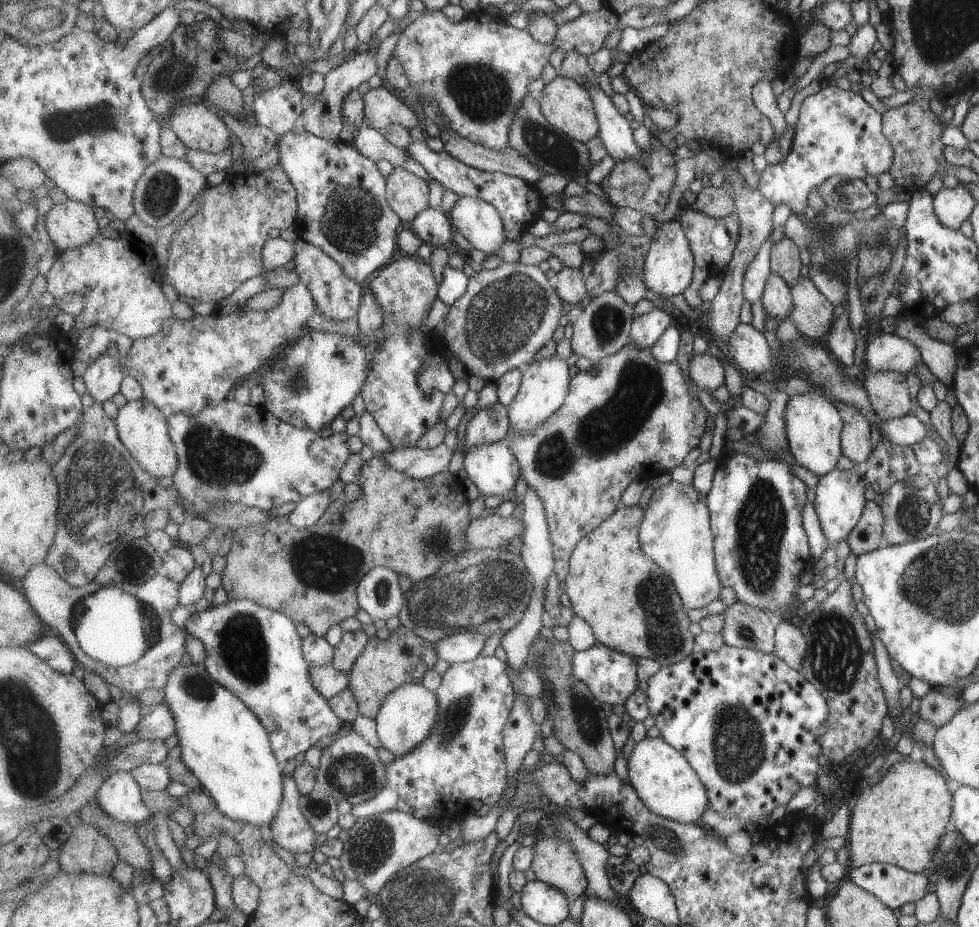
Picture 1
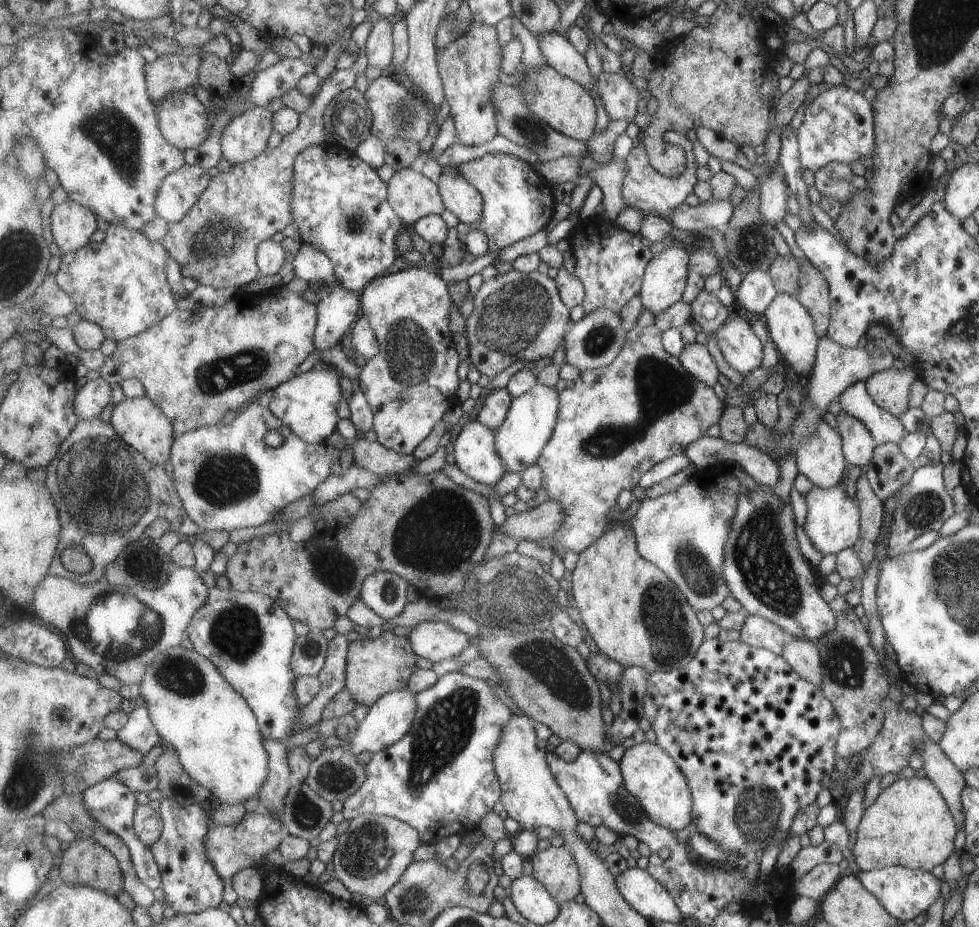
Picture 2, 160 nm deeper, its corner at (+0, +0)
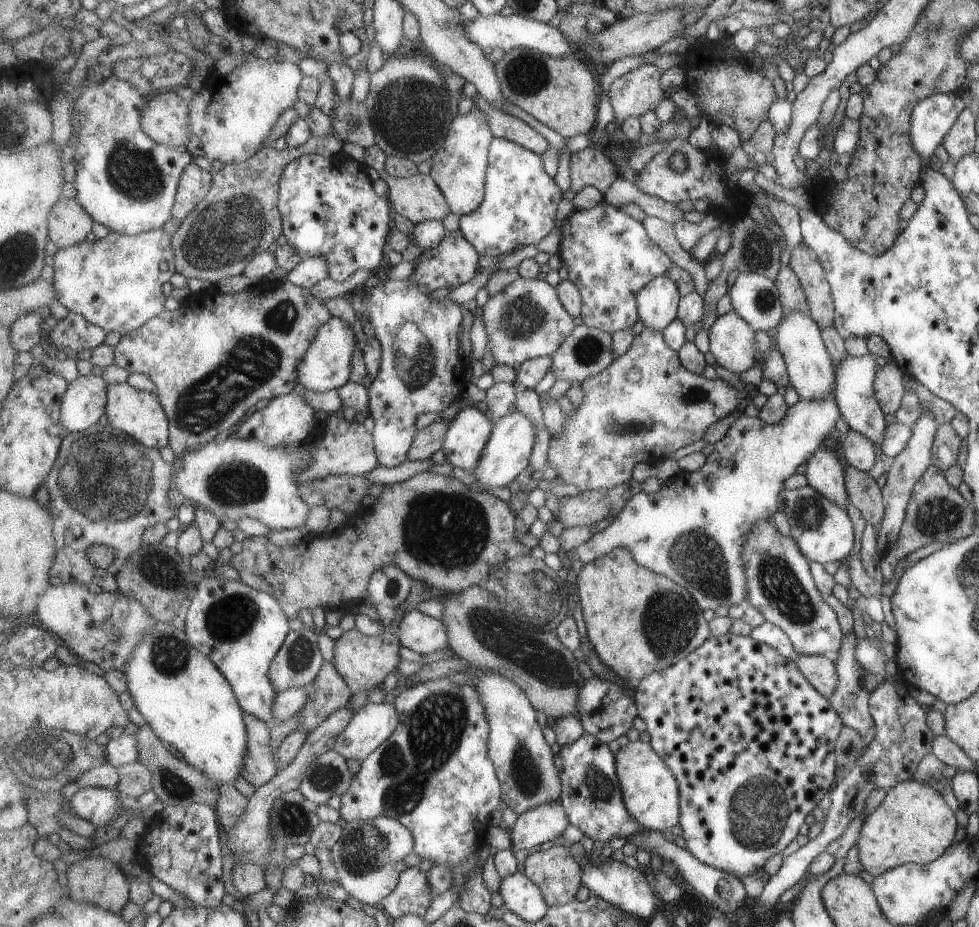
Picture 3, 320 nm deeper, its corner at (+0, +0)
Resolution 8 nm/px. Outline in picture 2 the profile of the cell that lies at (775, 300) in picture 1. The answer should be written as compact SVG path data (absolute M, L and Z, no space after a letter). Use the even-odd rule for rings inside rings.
M779 293L764 314L764 322L767 325L768 338L777 343L787 369L799 376L811 376L819 340L812 317L804 305L789 294Z

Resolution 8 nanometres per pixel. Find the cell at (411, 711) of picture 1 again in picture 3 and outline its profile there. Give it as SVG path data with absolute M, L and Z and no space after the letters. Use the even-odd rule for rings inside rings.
M367 704L359 709L339 736L334 749L346 759L362 763L396 731L400 712L393 704Z

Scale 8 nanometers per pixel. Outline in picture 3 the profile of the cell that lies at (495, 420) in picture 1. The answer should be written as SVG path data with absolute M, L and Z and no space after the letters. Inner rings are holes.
M497 382L486 391L488 415L493 422L518 410L518 396L513 382Z

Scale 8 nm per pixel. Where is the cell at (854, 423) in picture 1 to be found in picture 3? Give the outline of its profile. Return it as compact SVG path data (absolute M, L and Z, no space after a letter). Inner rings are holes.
M849 429L845 438L840 439L844 460L857 470L866 472L875 463L875 444L862 434Z

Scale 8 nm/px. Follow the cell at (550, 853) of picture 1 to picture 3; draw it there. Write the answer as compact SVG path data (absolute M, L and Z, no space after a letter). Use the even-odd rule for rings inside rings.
M557 842L549 849L542 849L525 859L525 874L542 890L549 906L564 905L571 902L577 896L579 888L583 885L582 866L577 862L566 842Z

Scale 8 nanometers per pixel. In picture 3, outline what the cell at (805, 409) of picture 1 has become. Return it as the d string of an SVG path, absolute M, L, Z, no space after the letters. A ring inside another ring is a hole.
M819 446L805 463L808 485L834 505L845 507L849 500L844 487L844 467L835 452Z

